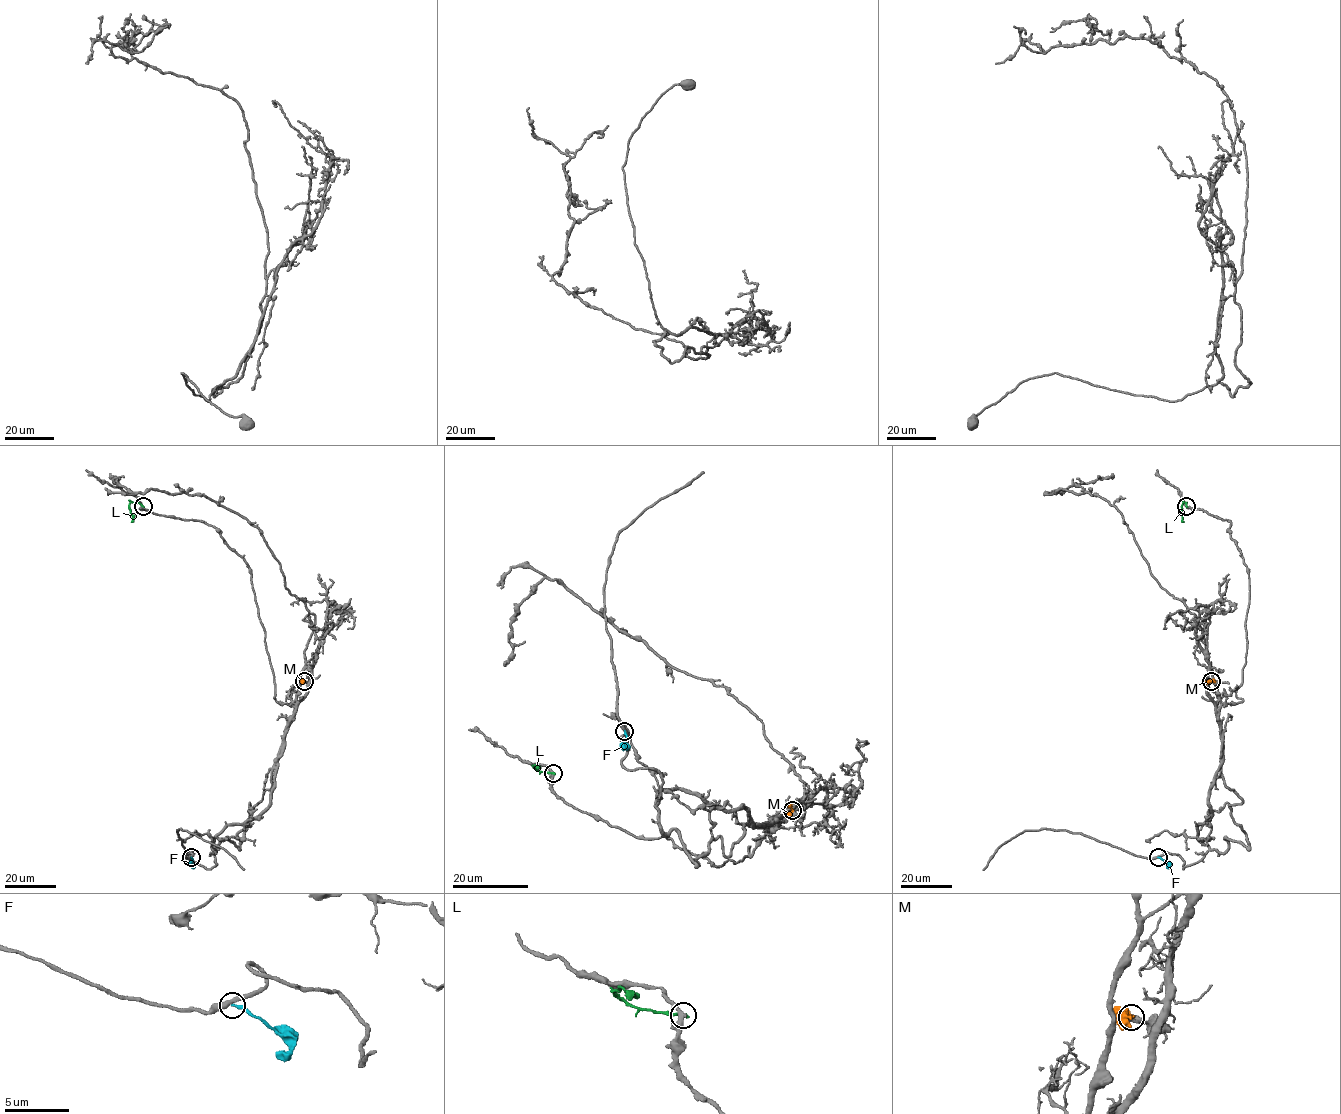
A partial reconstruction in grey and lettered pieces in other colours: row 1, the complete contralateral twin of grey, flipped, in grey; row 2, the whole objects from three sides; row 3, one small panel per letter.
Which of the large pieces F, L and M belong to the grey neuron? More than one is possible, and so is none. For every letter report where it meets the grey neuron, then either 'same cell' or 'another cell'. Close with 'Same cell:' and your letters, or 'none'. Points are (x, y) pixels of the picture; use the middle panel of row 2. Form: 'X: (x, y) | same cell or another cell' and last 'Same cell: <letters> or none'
F: (624, 731) | another cell
L: (553, 773) | another cell
M: (792, 810) | another cell
Same cell: none

